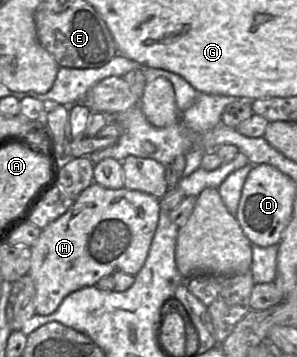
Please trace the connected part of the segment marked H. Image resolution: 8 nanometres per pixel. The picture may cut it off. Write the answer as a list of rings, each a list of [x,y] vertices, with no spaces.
[[[92,183],[89,187],[83,190],[75,199],[73,205],[58,219],[51,222],[48,226],[41,230],[37,241],[31,246],[31,263],[28,275],[32,279],[35,286],[35,310],[39,315],[50,315],[57,310],[62,300],[72,292],[80,290],[84,287],[95,286],[96,283],[103,277],[112,275],[115,272],[123,272],[129,275],[137,274],[145,263],[150,245],[155,234],[159,221],[160,205],[159,200],[152,195],[141,191],[129,190],[127,188],[109,189],[100,186],[97,183]]]

